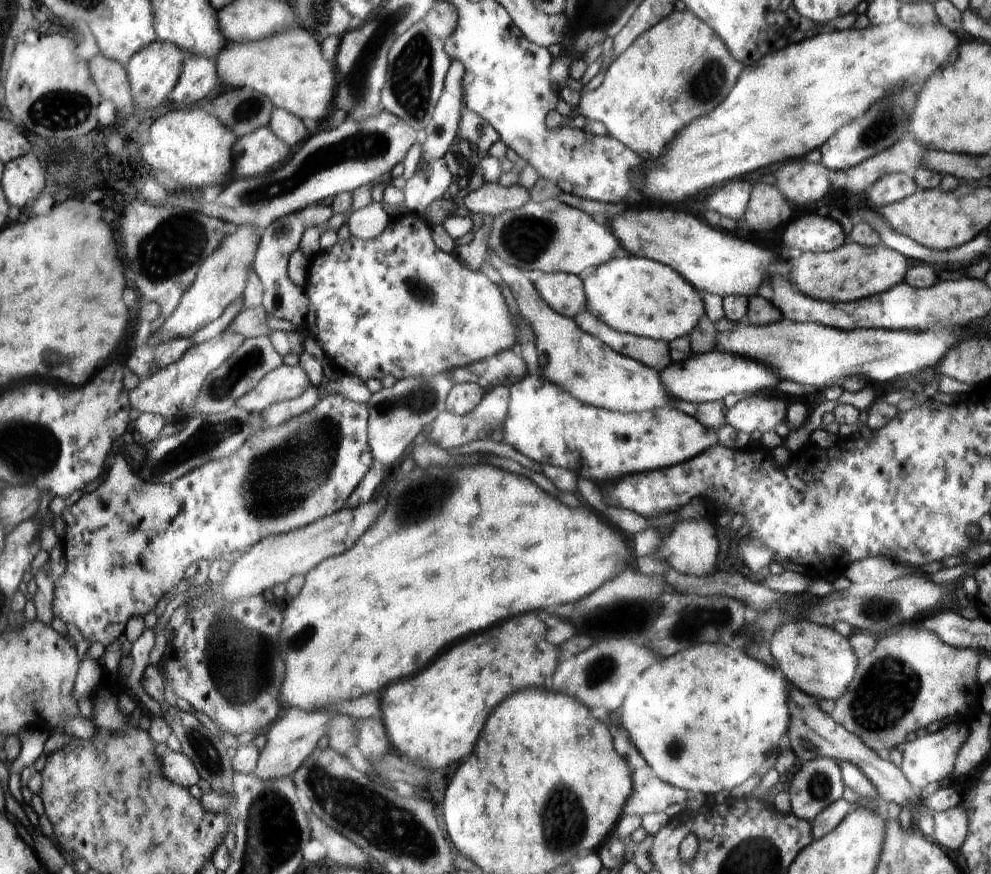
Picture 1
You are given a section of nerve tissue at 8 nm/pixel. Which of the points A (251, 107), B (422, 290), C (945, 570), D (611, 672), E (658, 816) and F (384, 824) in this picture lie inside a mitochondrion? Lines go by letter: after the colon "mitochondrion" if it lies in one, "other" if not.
A: mitochondrion
B: mitochondrion
C: other
D: mitochondrion
E: other
F: mitochondrion

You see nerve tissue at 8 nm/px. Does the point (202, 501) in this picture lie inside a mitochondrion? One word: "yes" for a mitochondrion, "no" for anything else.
no

